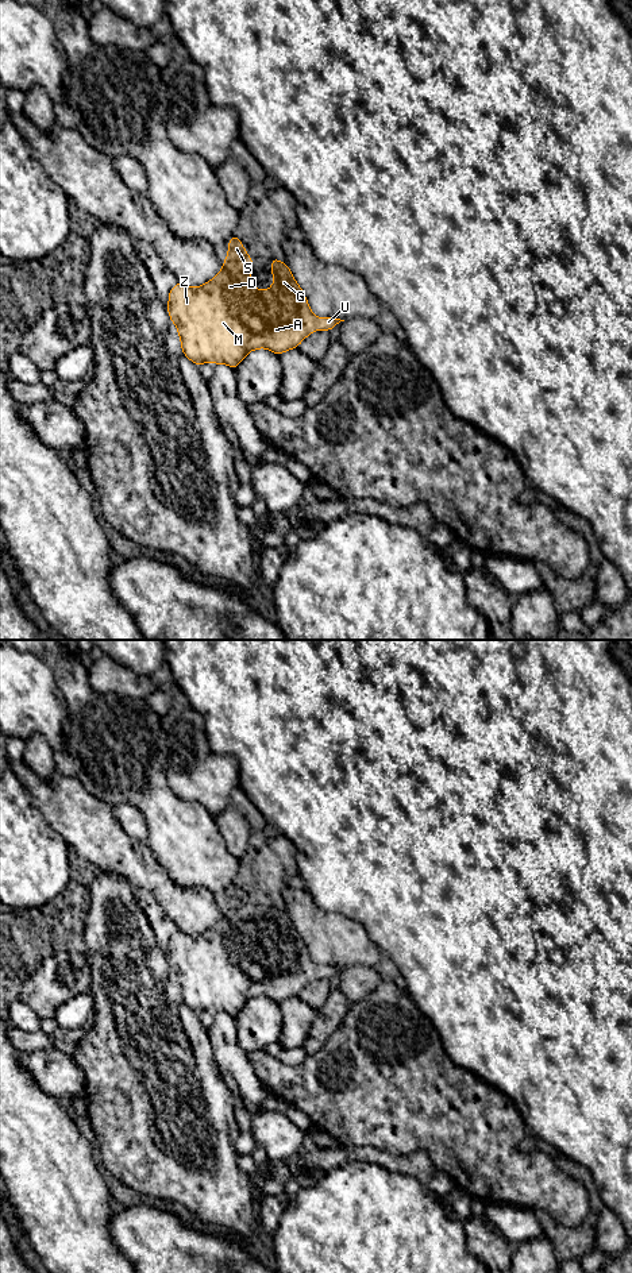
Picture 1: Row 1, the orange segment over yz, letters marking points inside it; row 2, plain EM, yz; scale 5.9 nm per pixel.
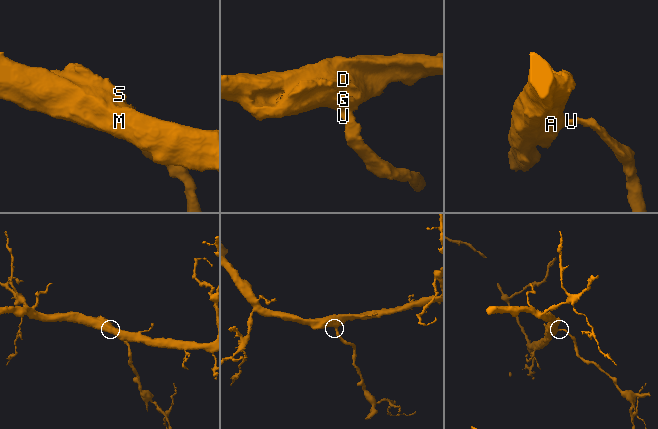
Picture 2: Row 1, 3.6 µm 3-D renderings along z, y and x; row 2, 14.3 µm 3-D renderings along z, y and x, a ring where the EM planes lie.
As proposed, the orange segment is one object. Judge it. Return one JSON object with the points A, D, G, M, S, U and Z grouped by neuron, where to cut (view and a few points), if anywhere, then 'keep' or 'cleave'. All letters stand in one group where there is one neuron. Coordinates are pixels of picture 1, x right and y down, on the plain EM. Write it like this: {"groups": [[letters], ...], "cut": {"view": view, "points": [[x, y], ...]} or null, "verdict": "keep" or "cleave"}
{"groups": [["A", "D", "G", "M", "S", "U", "Z"]], "cut": null, "verdict": "keep"}

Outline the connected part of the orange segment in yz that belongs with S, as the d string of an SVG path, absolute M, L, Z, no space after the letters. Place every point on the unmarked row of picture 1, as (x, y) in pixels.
M232 883L228 890L228 903L220 921L212 929L197 937L177 930L169 940L167 960L180 981L182 1000L197 1014L212 1010L236 1017L253 998L263 995L280 1003L298 995L315 977L331 979L344 969L335 965L316 967L285 910L273 904L274 931L267 940L263 940L259 933L255 940L251 937L251 915L250 903L244 899L242 890Z

